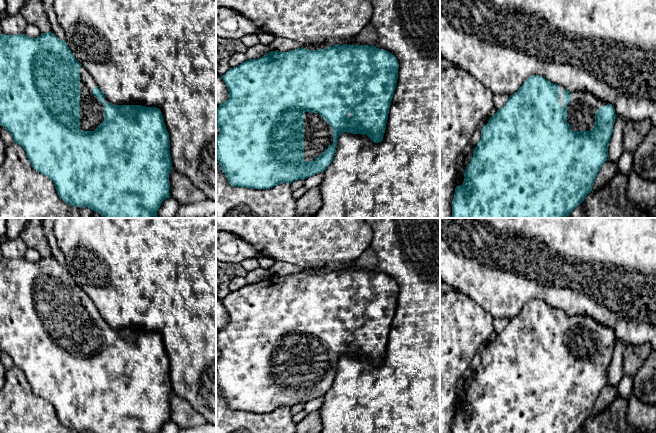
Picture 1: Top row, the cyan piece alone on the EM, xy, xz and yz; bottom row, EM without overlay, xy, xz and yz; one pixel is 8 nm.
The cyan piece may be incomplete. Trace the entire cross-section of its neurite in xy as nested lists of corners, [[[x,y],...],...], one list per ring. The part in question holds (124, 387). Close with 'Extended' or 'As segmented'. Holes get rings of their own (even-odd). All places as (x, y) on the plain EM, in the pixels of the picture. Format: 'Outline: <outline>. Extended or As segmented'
Outline: [[[51,255],[41,257],[37,262],[31,262],[26,258],[0,259],[0,349],[12,359],[14,366],[24,372],[32,391],[54,407],[59,421],[68,429],[91,433],[159,433],[162,426],[170,422],[169,396],[173,391],[169,357],[161,334],[156,331],[110,327],[91,298],[75,282],[66,266]]]. Extended

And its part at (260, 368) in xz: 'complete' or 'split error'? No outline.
split error

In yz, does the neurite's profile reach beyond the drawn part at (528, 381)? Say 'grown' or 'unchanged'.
grown

